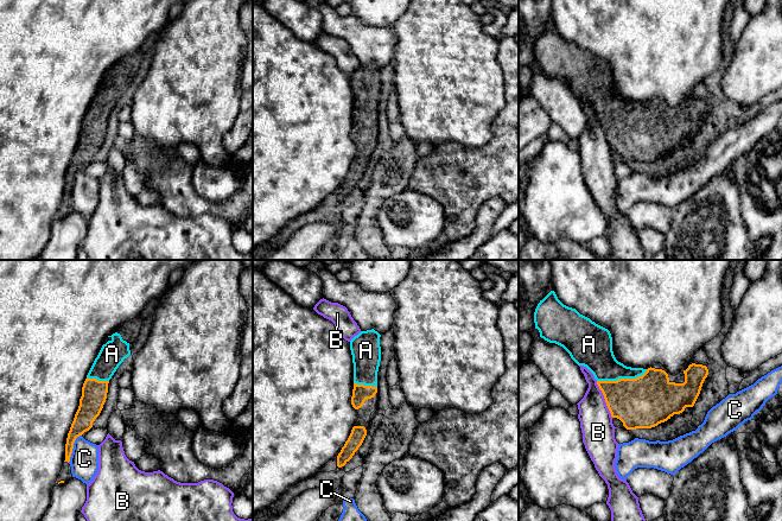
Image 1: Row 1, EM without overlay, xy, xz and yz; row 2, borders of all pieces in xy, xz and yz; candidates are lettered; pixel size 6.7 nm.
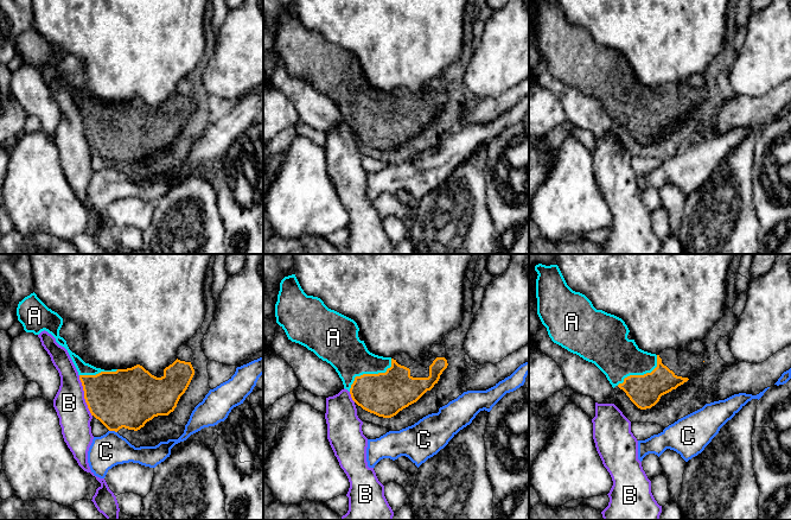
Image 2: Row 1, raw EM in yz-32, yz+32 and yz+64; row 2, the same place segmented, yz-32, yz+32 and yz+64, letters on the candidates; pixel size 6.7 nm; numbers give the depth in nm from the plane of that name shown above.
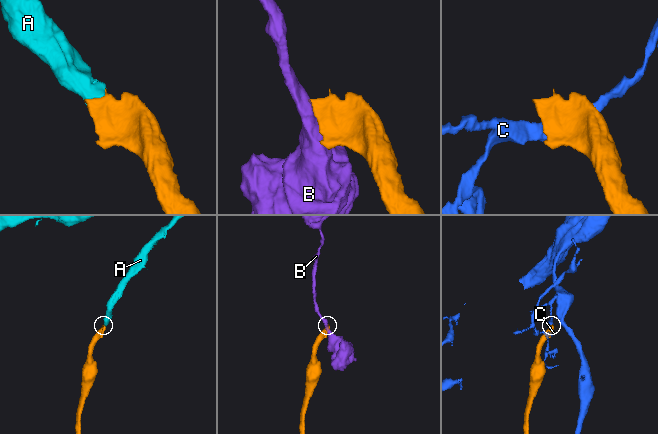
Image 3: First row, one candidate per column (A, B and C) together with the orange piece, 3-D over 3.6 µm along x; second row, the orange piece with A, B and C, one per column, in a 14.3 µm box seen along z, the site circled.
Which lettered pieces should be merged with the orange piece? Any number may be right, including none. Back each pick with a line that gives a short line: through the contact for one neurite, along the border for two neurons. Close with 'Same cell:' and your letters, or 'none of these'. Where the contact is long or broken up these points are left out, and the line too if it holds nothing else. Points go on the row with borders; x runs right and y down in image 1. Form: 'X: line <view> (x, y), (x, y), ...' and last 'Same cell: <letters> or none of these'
A: line yz (643, 402), (622, 379), (596, 354)
Same cell: A

